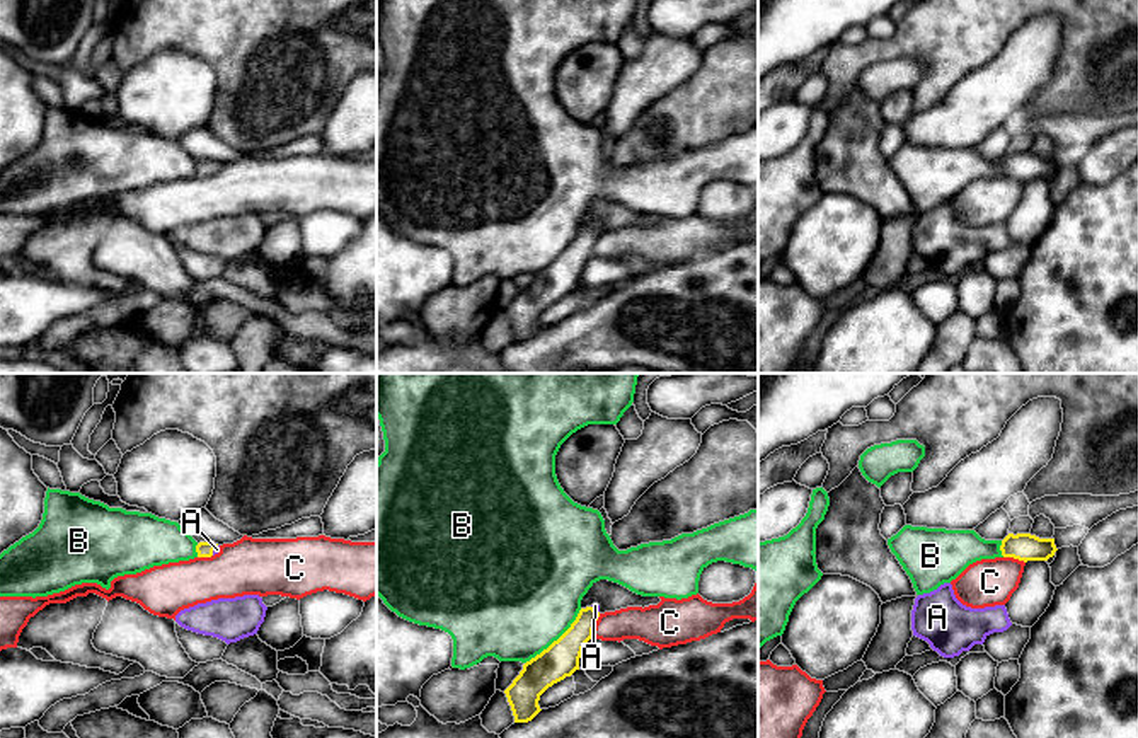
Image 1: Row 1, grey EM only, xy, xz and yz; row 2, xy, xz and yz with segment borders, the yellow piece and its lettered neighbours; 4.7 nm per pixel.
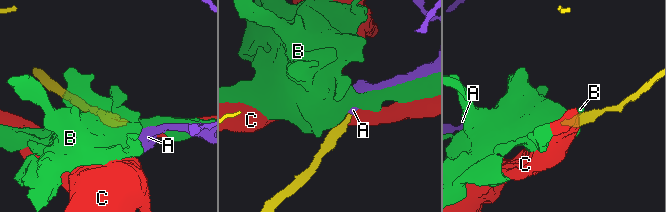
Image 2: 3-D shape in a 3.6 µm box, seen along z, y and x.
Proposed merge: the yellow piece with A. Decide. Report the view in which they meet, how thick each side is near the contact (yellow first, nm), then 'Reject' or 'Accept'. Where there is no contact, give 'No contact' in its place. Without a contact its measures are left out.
Touches yellow in xy. Thickness 80 nm (yellow) against 20 nm. Accept

